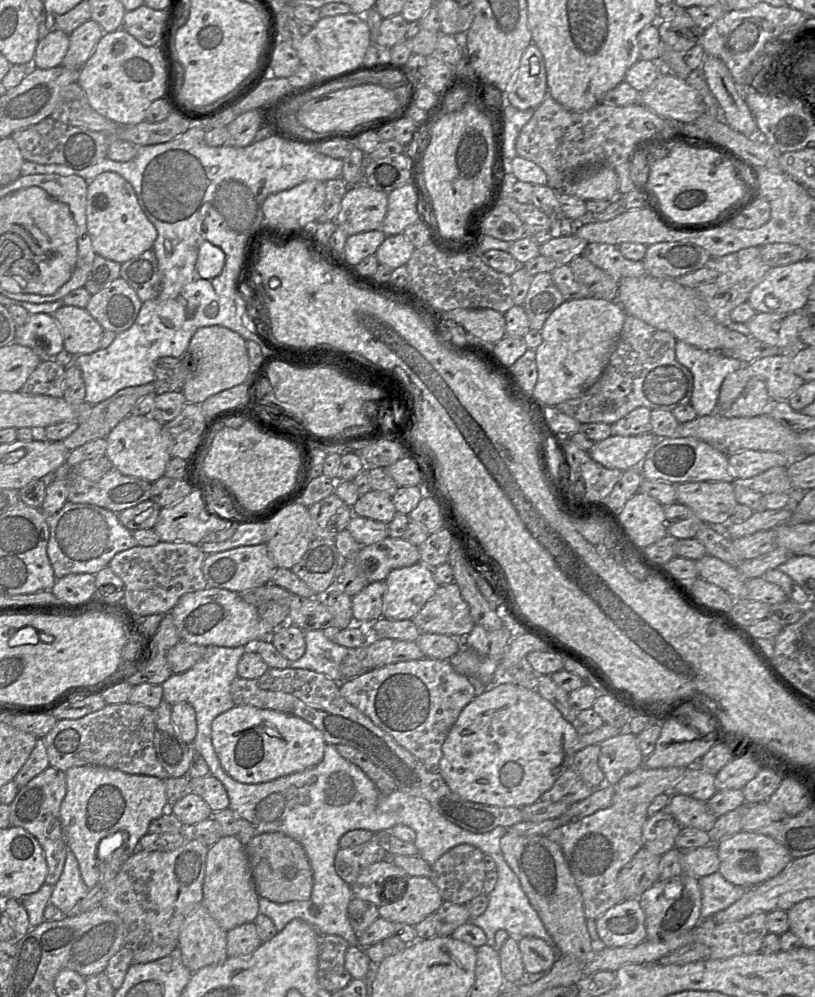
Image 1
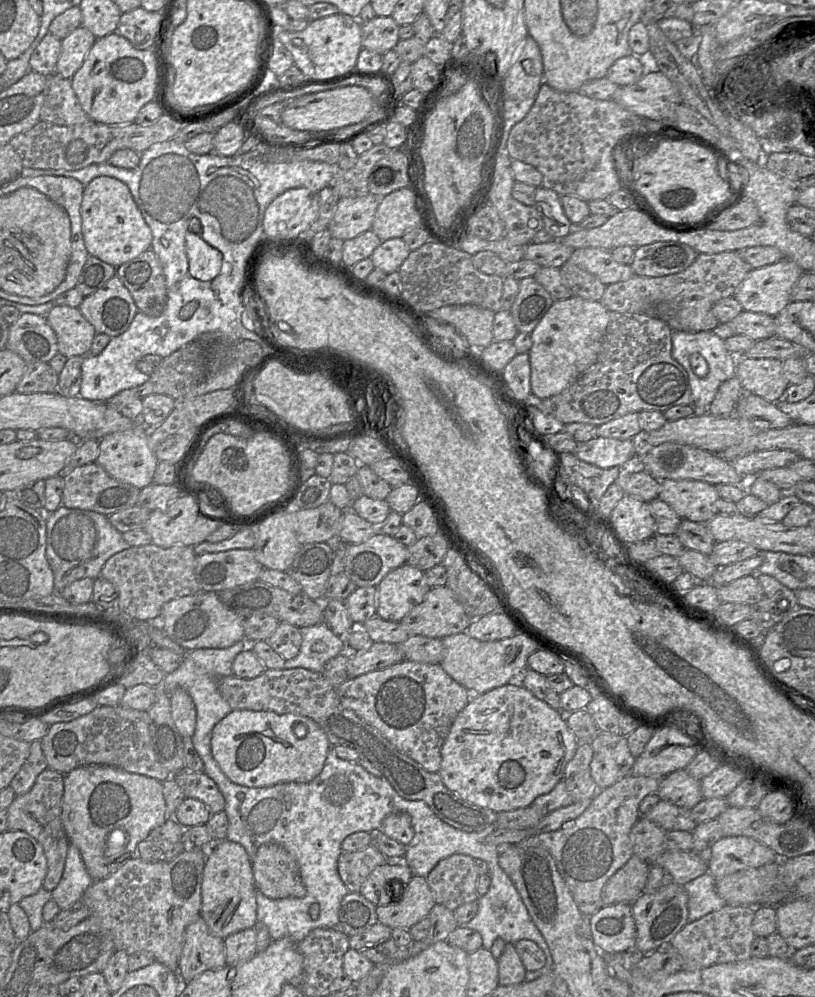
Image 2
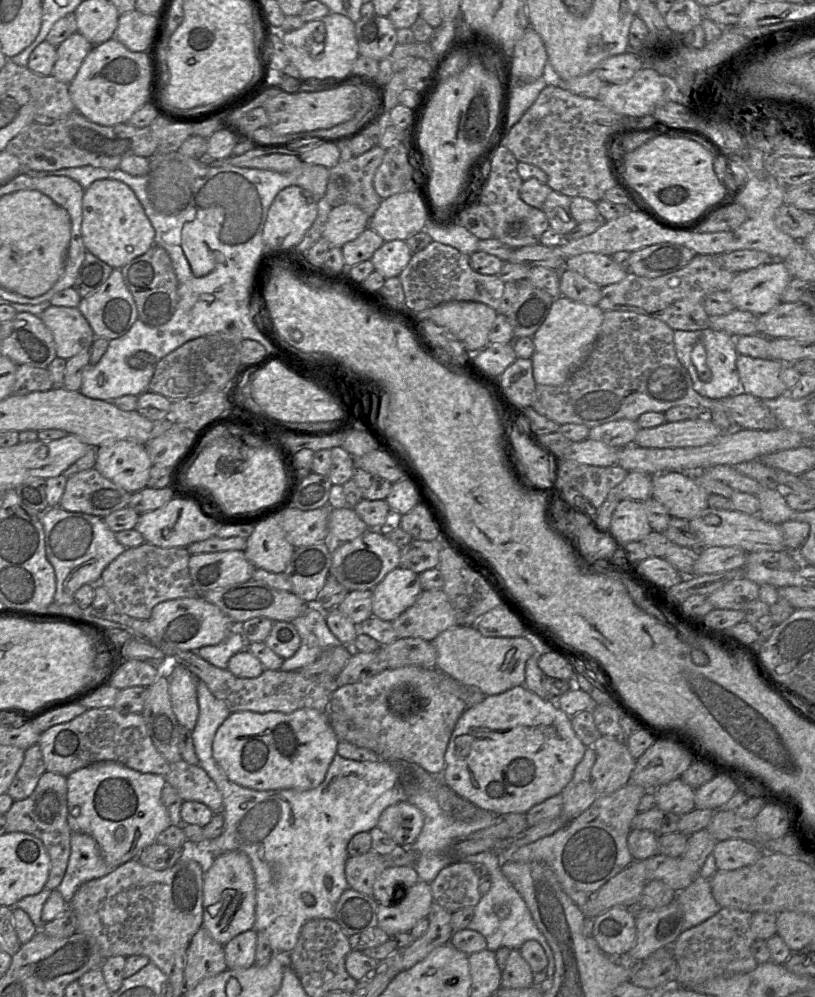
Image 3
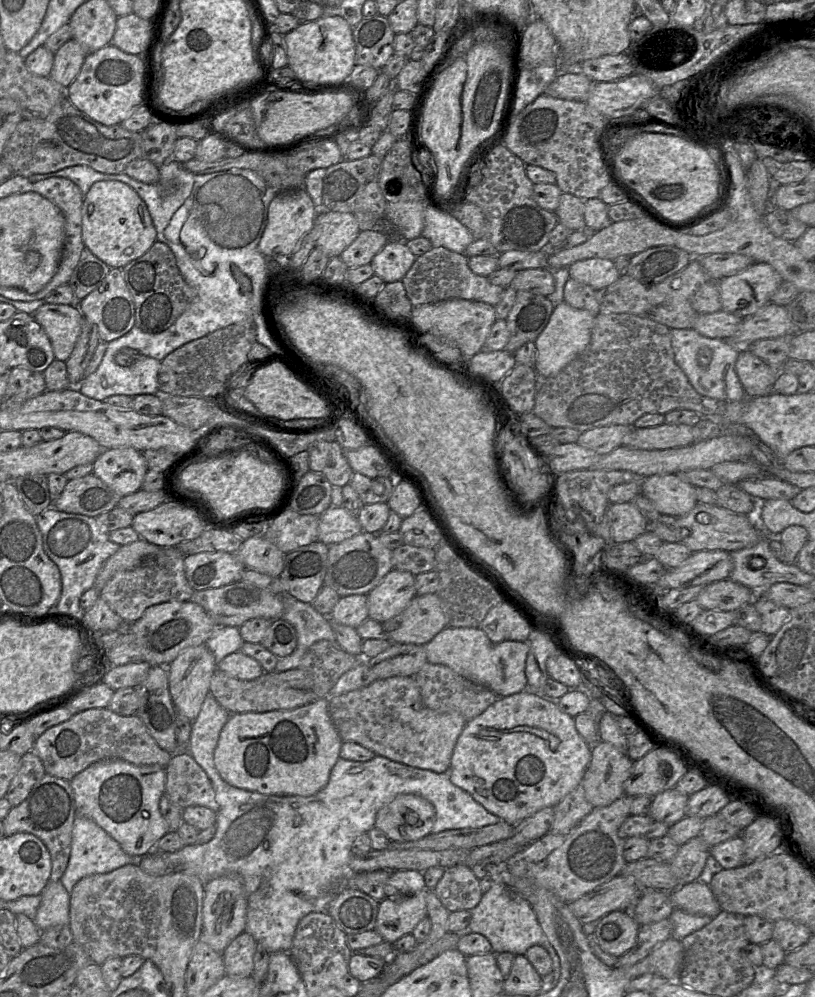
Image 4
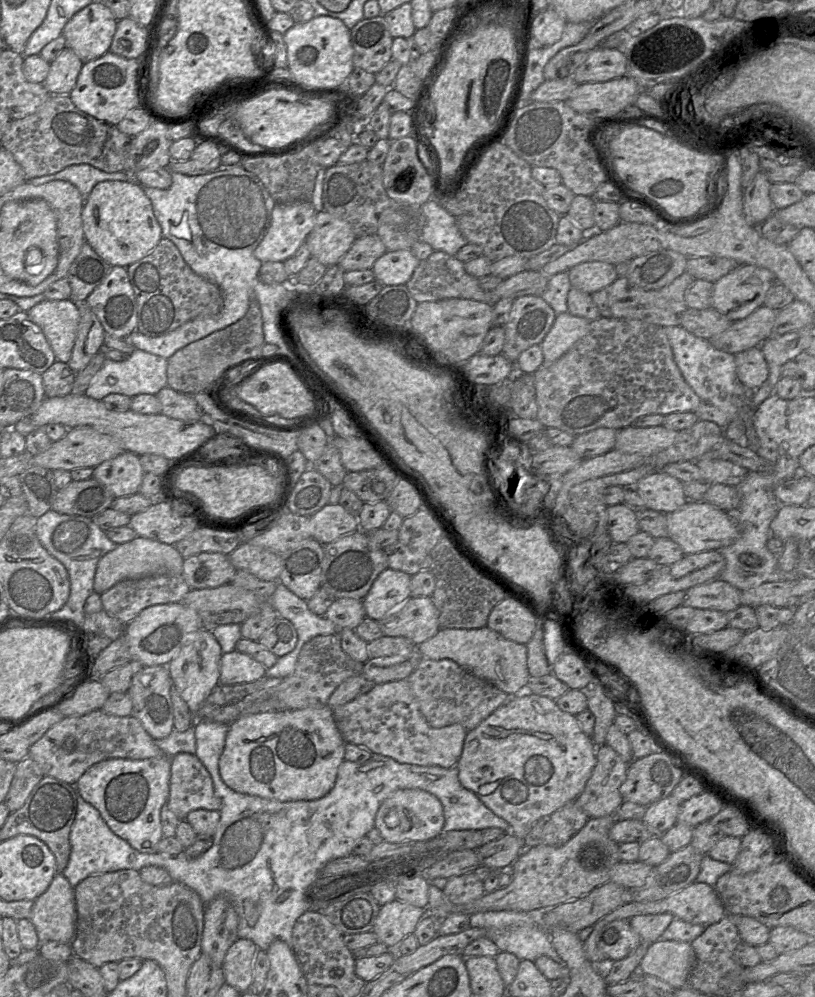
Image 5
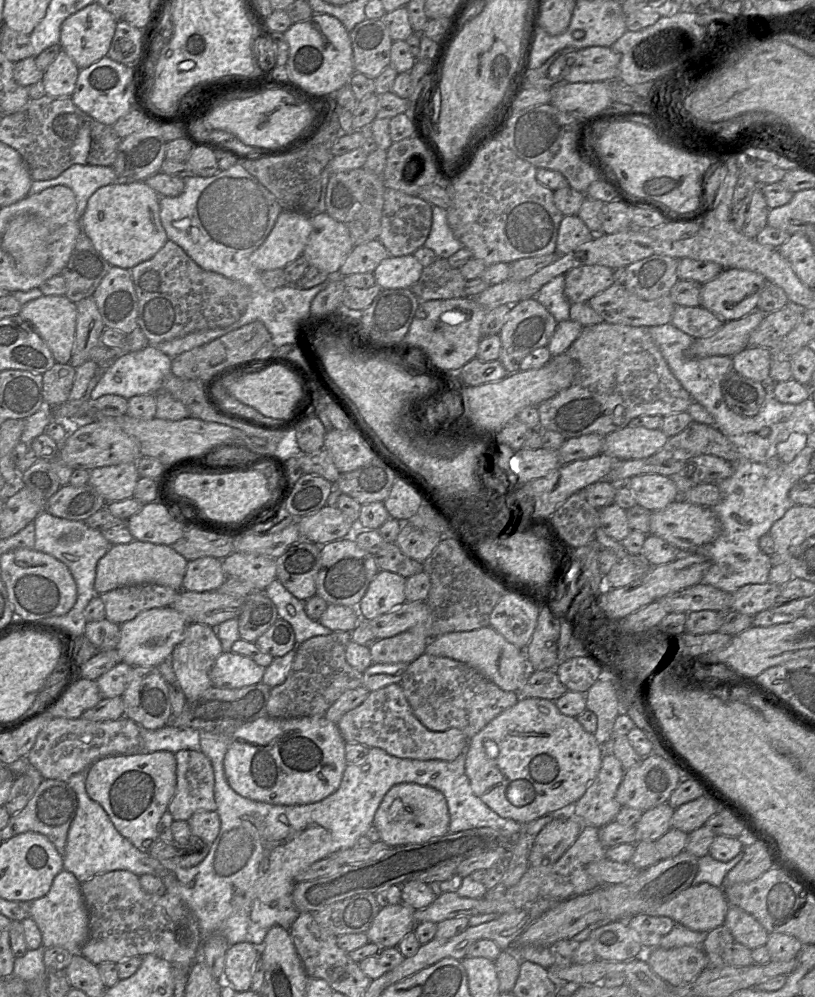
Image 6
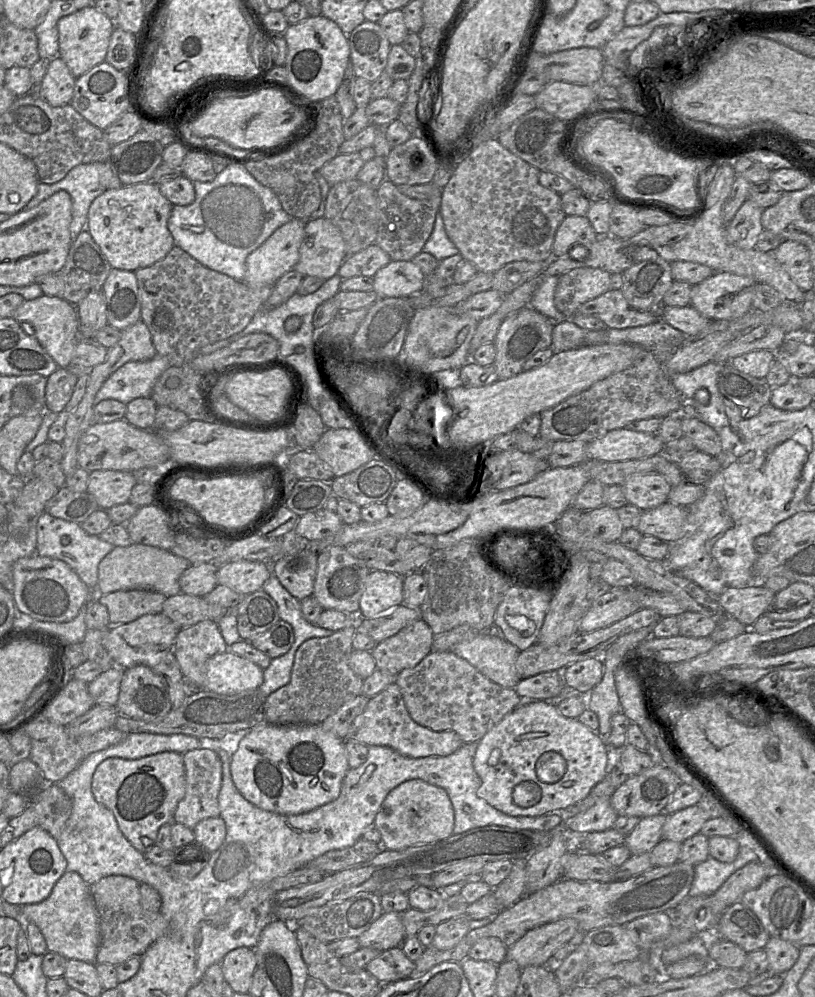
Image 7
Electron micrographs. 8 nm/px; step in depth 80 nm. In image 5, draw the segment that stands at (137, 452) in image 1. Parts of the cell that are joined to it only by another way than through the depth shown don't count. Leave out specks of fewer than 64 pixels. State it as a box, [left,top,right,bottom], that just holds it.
[92,451,144,498]

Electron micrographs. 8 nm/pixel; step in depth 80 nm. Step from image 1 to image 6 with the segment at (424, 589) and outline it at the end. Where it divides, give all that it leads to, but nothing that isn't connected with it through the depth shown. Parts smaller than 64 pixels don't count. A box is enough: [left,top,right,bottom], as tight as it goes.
[357,570,405,619]

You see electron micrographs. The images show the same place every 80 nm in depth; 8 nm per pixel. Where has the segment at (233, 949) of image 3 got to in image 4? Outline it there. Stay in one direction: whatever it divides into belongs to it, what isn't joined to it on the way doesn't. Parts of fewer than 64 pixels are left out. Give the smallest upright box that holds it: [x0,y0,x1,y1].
[222,932,257,978]

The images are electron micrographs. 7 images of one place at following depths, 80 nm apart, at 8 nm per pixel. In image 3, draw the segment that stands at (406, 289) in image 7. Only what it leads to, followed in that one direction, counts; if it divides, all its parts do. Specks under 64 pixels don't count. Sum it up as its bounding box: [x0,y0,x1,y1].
[370,240,412,278]

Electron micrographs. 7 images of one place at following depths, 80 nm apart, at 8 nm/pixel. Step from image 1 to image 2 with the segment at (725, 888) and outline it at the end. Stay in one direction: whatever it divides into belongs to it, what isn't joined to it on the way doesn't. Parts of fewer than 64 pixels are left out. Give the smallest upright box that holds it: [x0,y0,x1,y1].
[684,872,727,923]

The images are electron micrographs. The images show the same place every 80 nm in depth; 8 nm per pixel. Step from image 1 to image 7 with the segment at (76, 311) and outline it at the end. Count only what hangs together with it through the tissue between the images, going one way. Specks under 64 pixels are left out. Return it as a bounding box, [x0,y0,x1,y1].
[13,294,78,367]

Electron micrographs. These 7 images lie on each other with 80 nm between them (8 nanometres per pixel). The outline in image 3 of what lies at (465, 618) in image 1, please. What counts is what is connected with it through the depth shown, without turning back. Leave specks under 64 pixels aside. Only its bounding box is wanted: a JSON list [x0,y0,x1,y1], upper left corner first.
[392,589,457,641]

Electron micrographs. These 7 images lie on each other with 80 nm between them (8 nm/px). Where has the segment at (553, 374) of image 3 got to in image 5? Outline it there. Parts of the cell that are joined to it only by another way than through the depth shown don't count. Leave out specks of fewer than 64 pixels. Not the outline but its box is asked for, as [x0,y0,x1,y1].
[540,311,590,363]

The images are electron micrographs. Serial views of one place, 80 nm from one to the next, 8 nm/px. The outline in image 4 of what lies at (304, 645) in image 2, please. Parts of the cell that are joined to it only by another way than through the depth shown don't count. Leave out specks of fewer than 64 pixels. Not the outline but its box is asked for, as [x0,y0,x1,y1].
[275,593,335,672]

